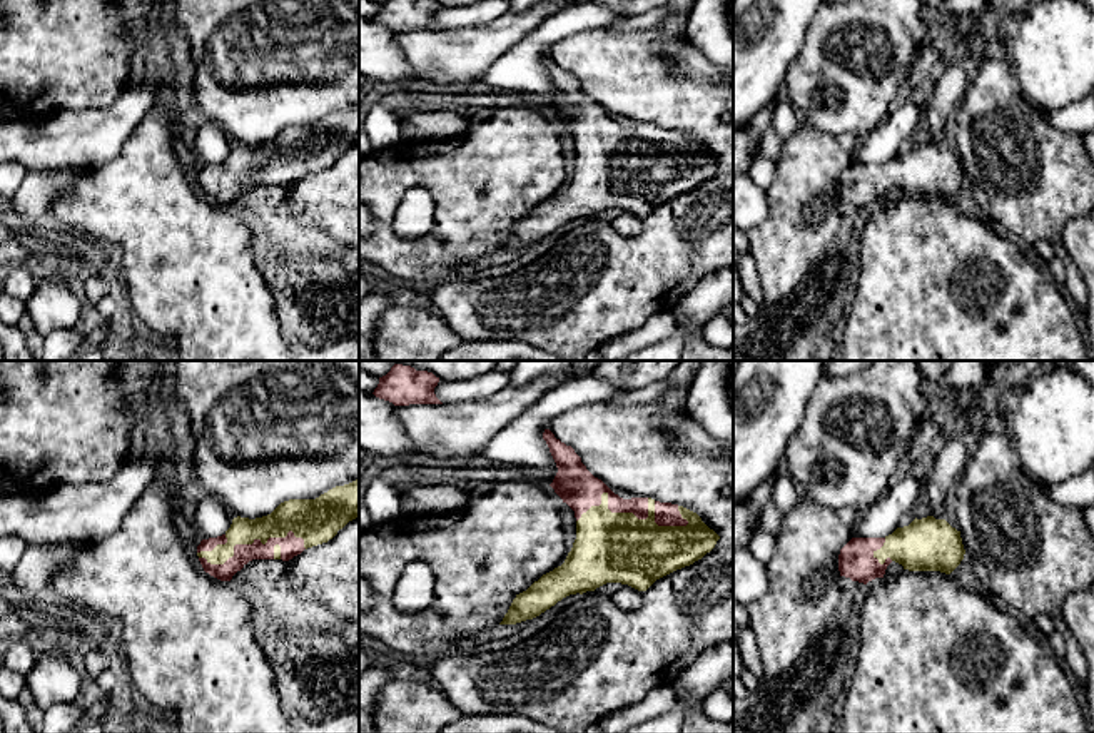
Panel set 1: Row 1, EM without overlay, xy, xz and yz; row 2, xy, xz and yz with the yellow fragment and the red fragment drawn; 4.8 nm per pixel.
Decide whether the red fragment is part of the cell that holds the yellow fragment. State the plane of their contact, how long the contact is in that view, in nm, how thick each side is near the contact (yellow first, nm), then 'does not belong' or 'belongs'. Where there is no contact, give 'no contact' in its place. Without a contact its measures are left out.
contact in xy; length 500 nm; calibres 160 and 100 nm; belongs

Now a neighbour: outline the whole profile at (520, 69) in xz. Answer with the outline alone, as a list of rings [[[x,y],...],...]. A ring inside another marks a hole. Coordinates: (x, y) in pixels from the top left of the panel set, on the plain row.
[[[595,0],[561,8],[518,45],[498,57],[476,82],[506,92],[536,94],[544,99],[544,109],[551,110],[558,94],[543,65],[544,50],[588,27],[608,25],[621,18],[628,18],[628,15]]]

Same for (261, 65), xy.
[[[177,0],[175,27],[189,43],[195,65],[194,102],[202,120],[219,125],[237,144],[262,144],[289,125],[316,125],[336,112],[359,105],[359,0]]]

